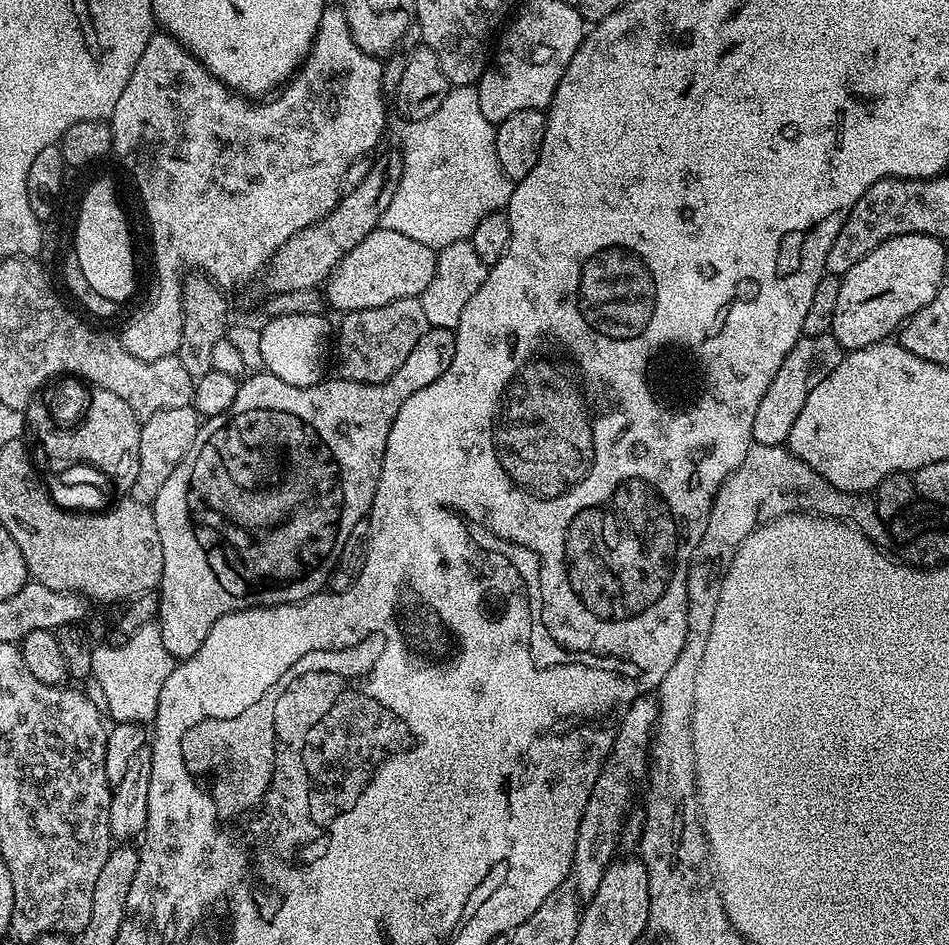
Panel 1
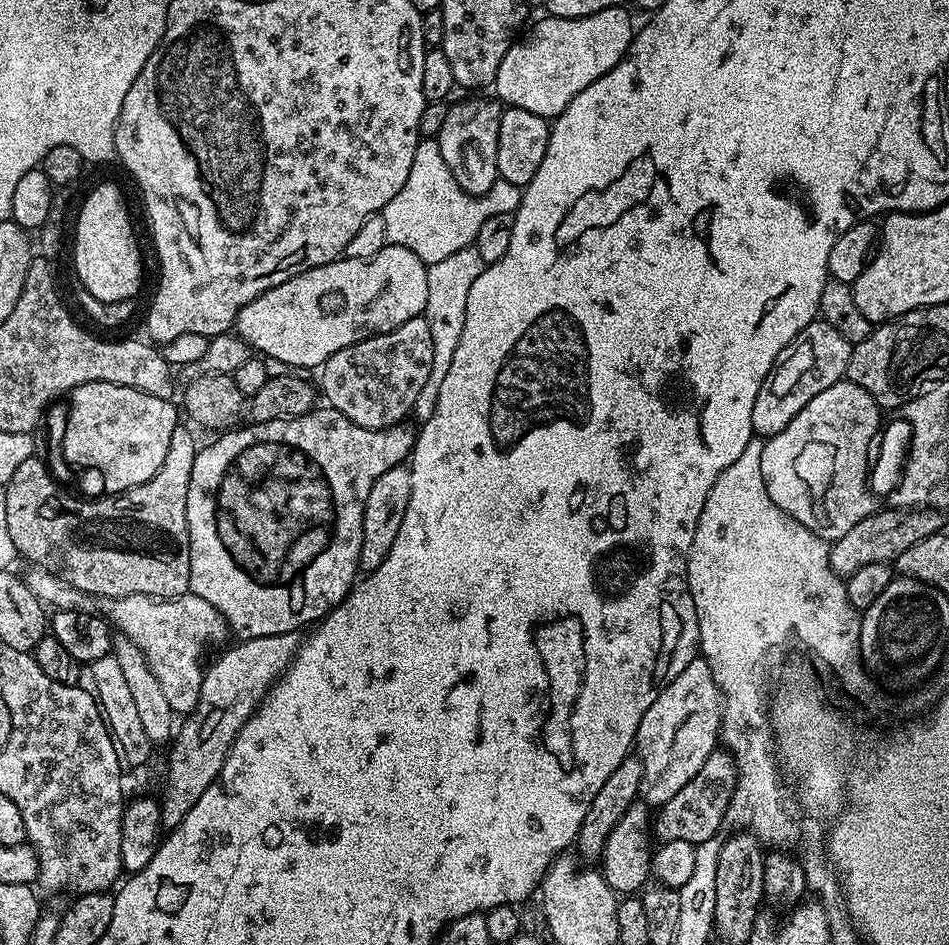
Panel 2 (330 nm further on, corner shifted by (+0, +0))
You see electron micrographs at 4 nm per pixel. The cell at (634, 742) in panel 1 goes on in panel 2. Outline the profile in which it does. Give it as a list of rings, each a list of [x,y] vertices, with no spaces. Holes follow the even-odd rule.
[[[697,656],[690,662],[690,666],[686,666],[686,670],[682,670],[682,674],[678,674],[678,678],[668,682],[658,694],[658,698],[654,698],[650,710],[642,714],[642,722],[636,731],[634,752],[644,761],[639,795],[643,803],[649,806],[661,806],[686,786],[690,778],[694,778],[694,774],[706,762],[706,758],[716,750],[722,716],[723,700],[720,687],[714,682],[709,664],[703,660],[703,657]]]

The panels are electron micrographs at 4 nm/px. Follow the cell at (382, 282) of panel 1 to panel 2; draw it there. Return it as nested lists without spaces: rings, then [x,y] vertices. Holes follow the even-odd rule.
[[[387,243],[369,260],[332,260],[329,264],[314,266],[266,290],[258,298],[254,298],[254,302],[242,306],[236,316],[234,331],[269,361],[277,360],[280,364],[289,364],[292,367],[289,369],[292,370],[316,370],[334,354],[338,354],[338,350],[350,346],[358,339],[356,328],[365,328],[363,331],[368,334],[389,332],[402,326],[402,322],[410,322],[410,318],[423,316],[427,289],[428,265],[422,262],[422,258],[418,258],[414,250],[406,250],[406,246]]]

